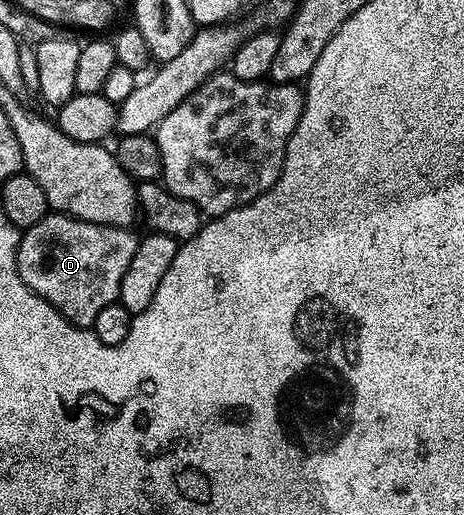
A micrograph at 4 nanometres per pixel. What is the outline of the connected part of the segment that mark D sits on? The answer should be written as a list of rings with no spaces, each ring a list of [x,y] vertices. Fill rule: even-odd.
[[[48,214],[37,222],[37,226],[26,229],[20,235],[17,250],[17,270],[29,286],[31,292],[36,292],[45,302],[49,302],[61,315],[76,328],[91,328],[97,314],[105,310],[105,306],[116,303],[121,290],[121,278],[125,278],[125,270],[133,254],[137,254],[140,237],[134,236],[130,227],[117,225],[94,224],[79,220],[75,216]]]

